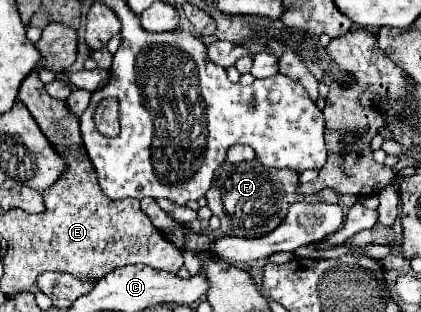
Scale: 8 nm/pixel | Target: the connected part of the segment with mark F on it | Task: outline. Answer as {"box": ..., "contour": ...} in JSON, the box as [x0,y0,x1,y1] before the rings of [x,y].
{"box":[206,161,324,237],"contour":[[[248,161],[248,163],[222,163],[220,169],[216,169],[214,173],[214,181],[206,193],[208,199],[208,207],[212,209],[212,213],[216,217],[220,217],[222,221],[222,233],[224,235],[234,235],[234,237],[262,237],[266,233],[270,233],[272,229],[276,229],[280,225],[280,221],[286,217],[288,207],[296,201],[324,201],[322,195],[304,195],[298,193],[298,173],[292,169],[268,169],[264,165],[260,165],[258,161]]]}

